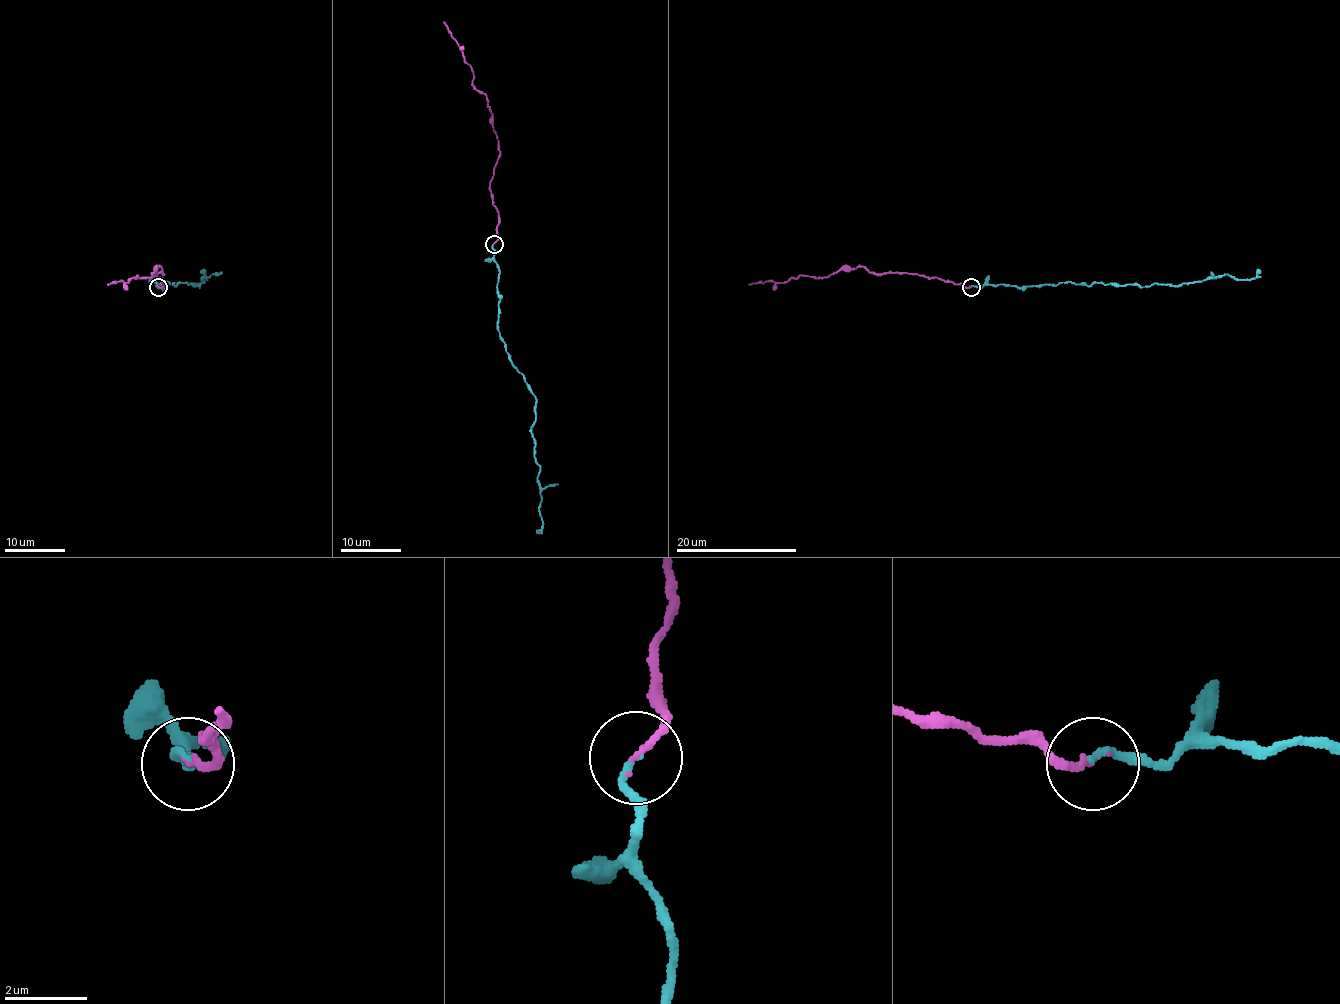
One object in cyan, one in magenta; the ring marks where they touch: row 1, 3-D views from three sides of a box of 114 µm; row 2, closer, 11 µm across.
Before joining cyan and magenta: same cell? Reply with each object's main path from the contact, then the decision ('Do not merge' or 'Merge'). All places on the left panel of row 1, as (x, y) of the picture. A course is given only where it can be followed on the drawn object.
Course of cyan: (158, 287), (169, 282), (200, 284), (199, 287), (196, 284), (205, 275), (206, 279), (200, 270). Course of magenta: (158, 287), (163, 279), (154, 273), (164, 273), (160, 267), (151, 276), (137, 275), (128, 282), (107, 284). Merge

